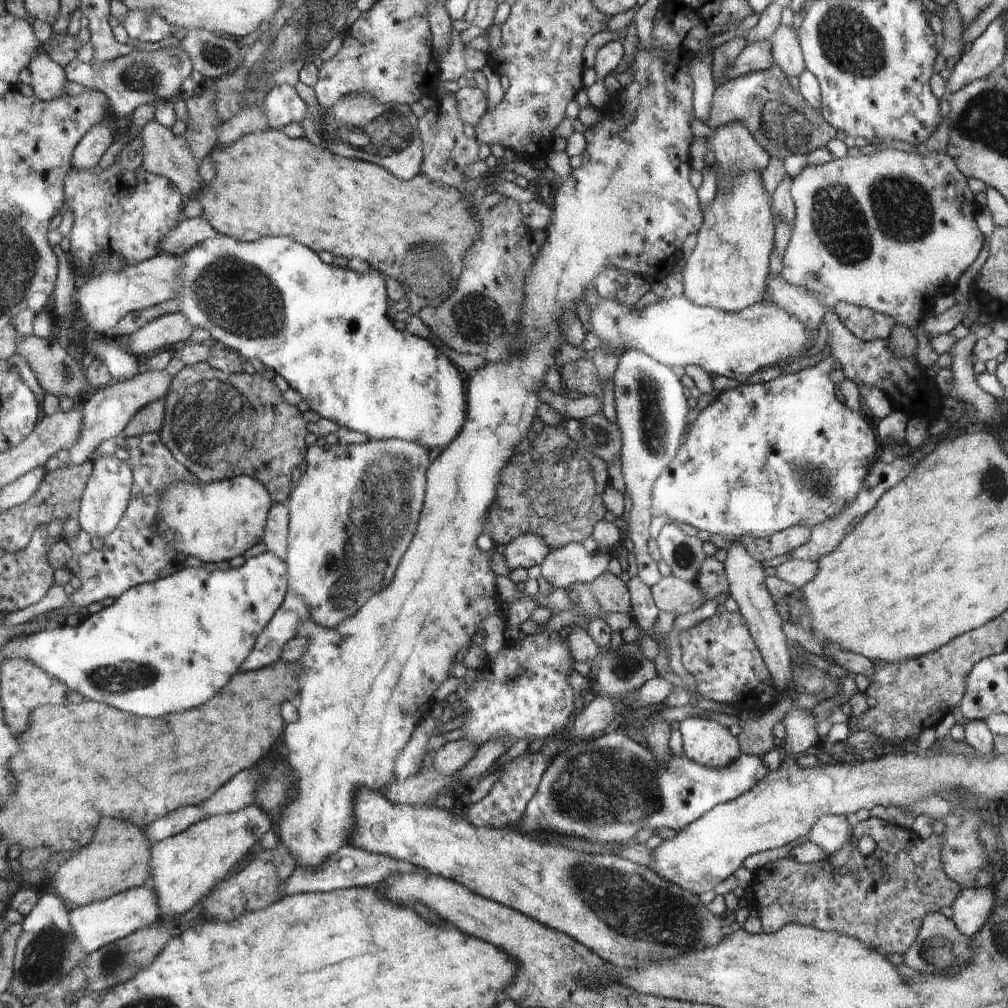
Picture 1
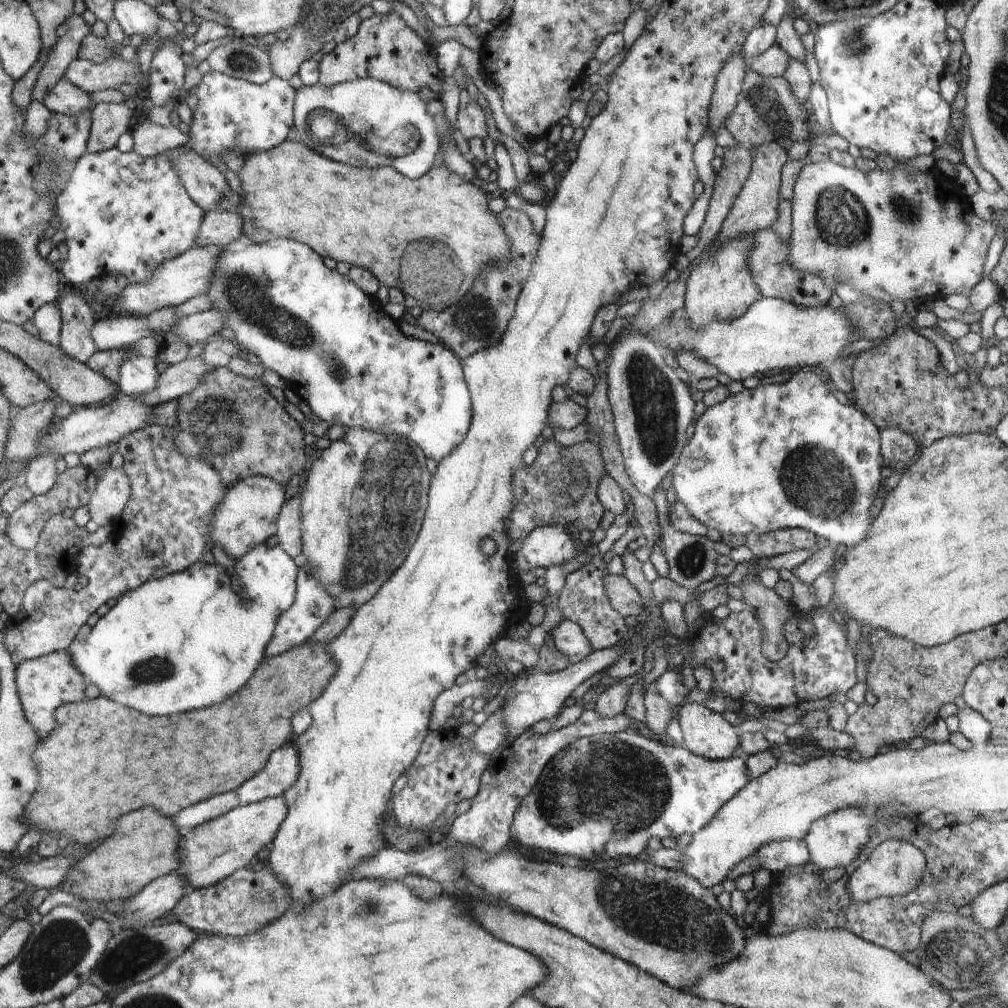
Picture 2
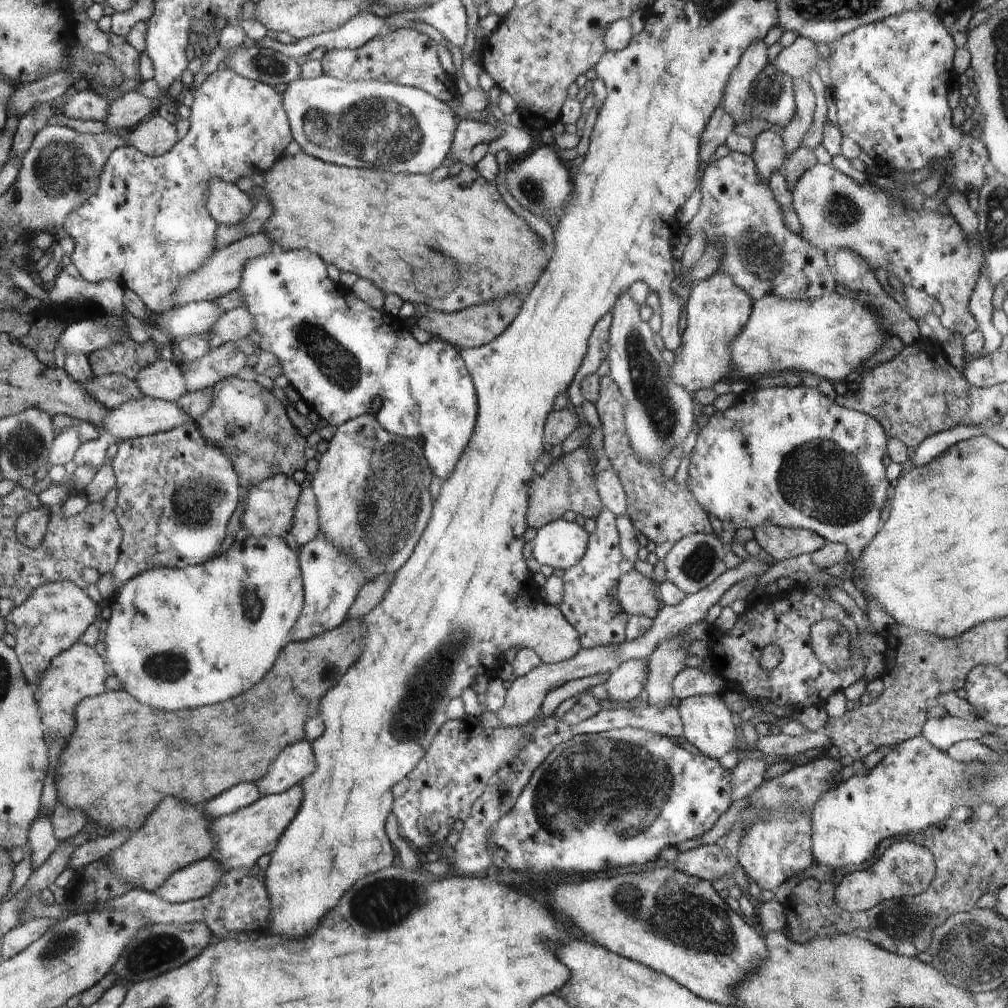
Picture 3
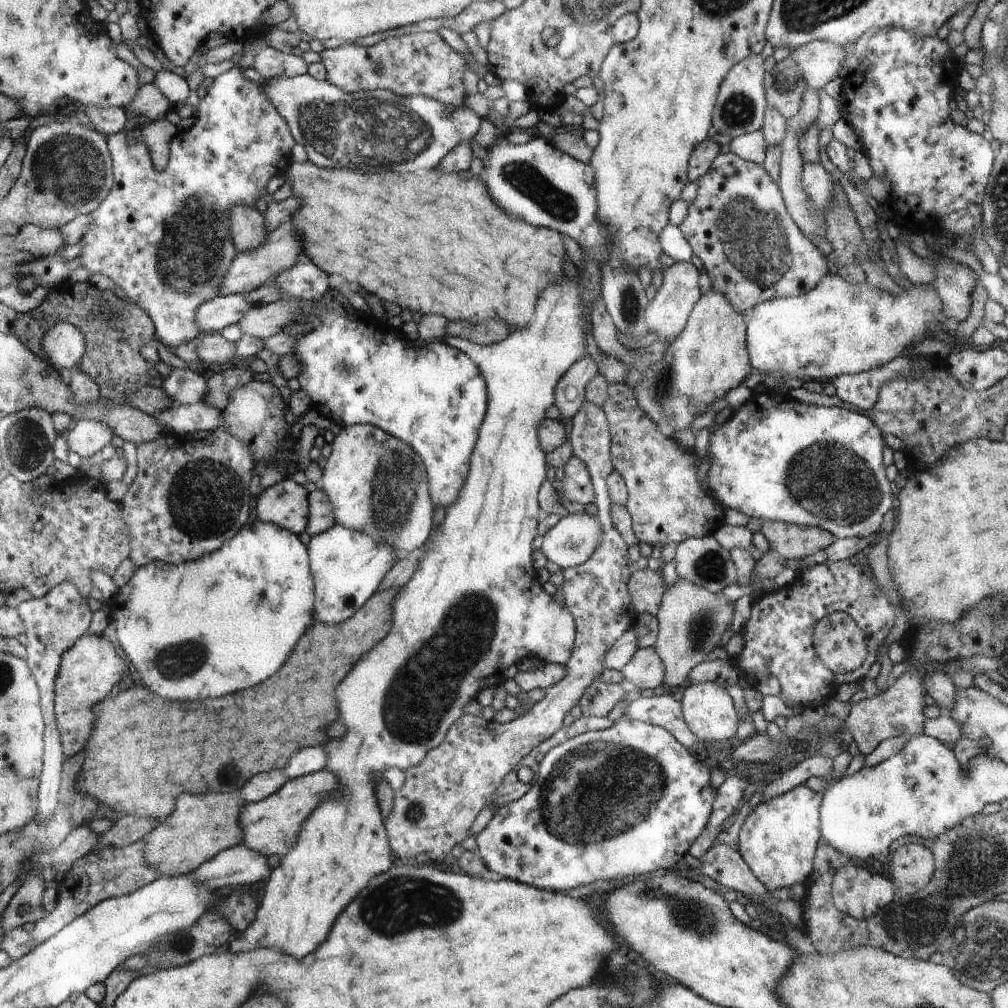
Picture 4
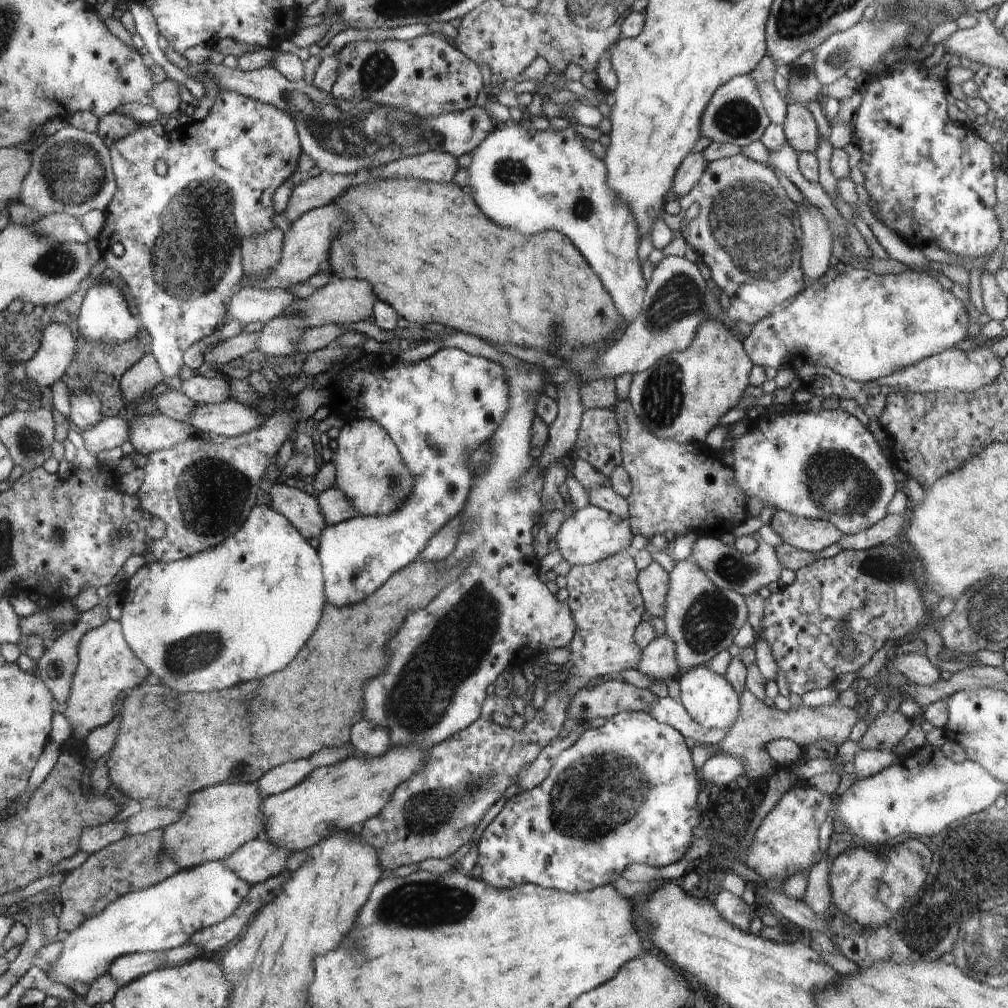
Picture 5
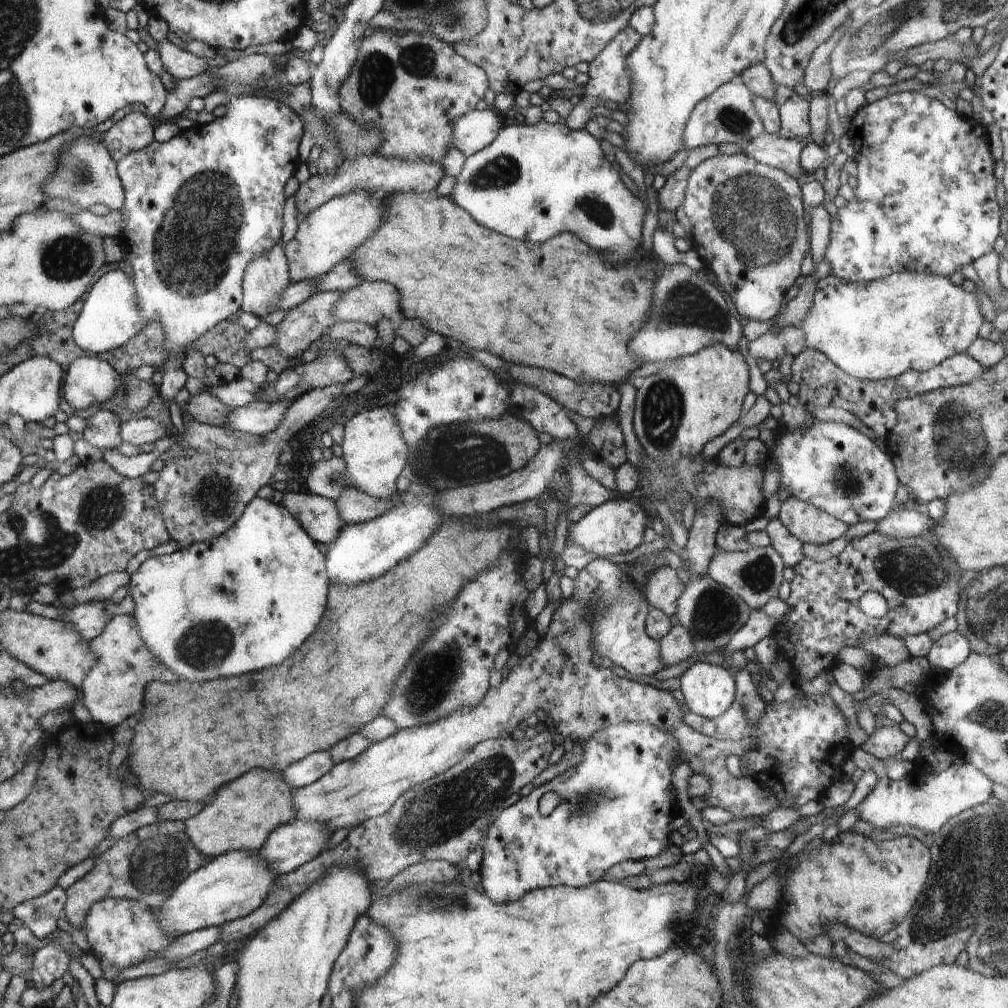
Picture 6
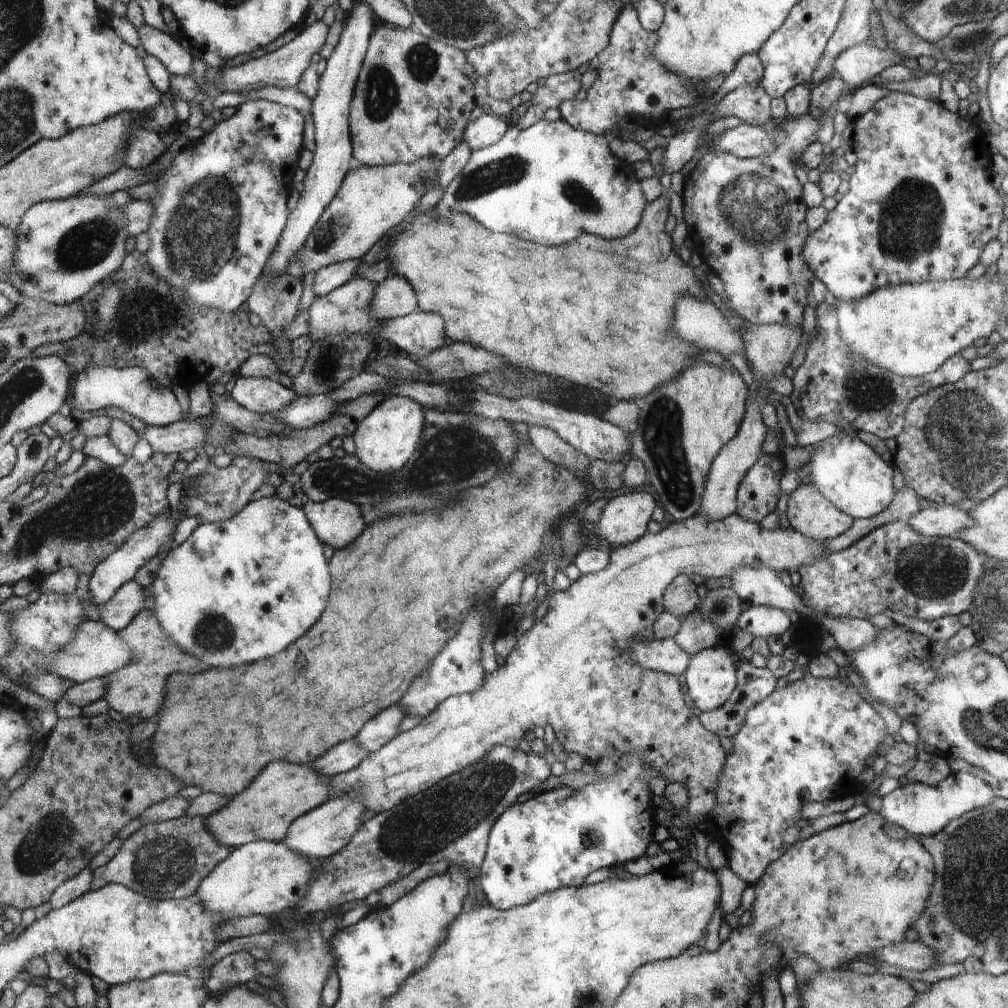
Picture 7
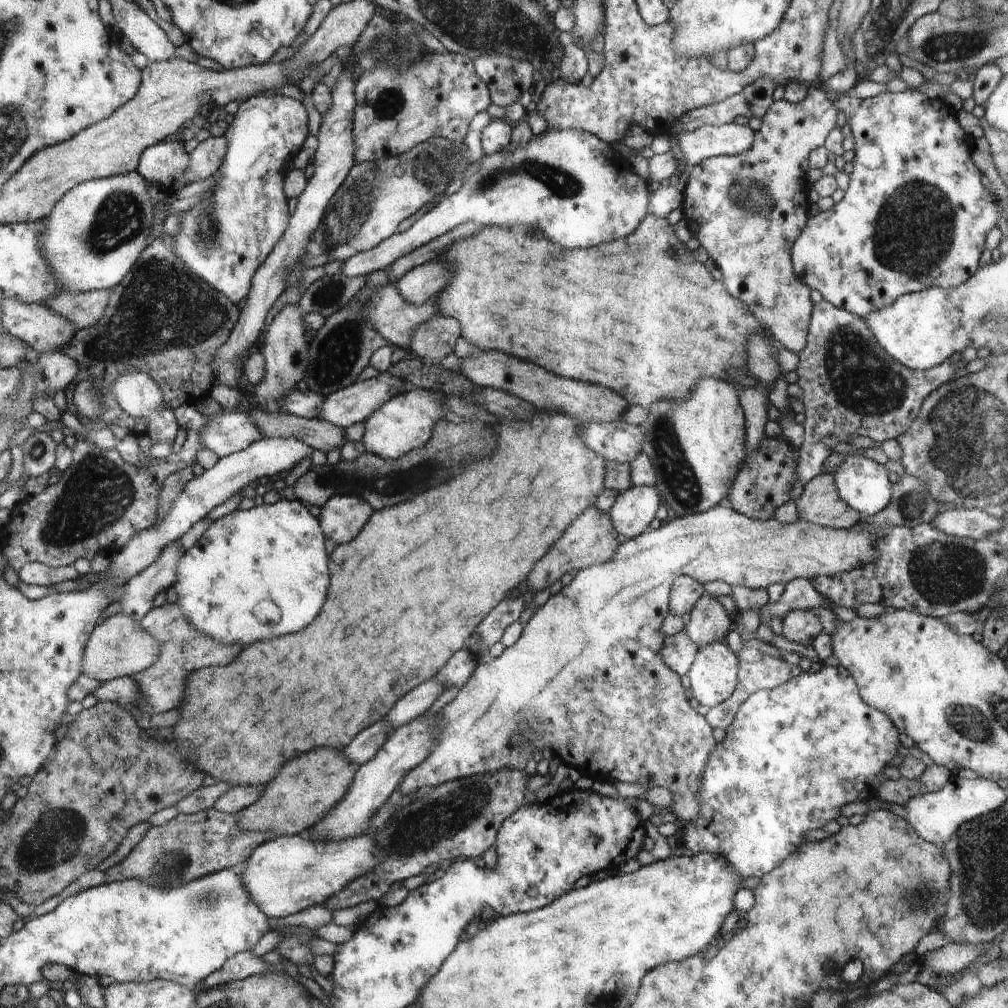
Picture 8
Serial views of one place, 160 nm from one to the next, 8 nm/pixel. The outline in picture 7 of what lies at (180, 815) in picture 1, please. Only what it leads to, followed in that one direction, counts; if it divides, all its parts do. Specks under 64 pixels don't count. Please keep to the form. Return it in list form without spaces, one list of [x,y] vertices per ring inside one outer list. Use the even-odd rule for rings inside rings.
[[[354,737],[328,750],[310,766],[324,779],[355,769],[368,755],[369,750]]]

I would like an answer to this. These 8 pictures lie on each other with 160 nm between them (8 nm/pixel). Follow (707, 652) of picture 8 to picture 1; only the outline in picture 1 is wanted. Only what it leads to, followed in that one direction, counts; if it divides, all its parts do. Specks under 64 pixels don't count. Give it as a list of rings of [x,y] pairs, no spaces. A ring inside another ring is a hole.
[[[687,717],[679,724],[686,757],[710,768],[728,767],[740,754],[736,736],[709,718]]]

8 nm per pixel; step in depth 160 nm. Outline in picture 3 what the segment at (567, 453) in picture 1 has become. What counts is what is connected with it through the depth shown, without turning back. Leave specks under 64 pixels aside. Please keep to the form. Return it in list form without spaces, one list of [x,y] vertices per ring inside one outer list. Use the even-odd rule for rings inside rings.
[[[582,446],[574,452],[563,454],[560,458],[554,459],[552,466],[547,468],[544,476],[533,477],[531,490],[529,491],[530,508],[527,512],[527,525],[530,525],[530,528],[538,530],[556,519],[562,519],[564,512],[576,512],[576,514],[582,514],[586,519],[598,518],[598,515],[604,510],[603,500],[597,488],[596,475],[592,471],[593,462],[587,450],[586,446]]]

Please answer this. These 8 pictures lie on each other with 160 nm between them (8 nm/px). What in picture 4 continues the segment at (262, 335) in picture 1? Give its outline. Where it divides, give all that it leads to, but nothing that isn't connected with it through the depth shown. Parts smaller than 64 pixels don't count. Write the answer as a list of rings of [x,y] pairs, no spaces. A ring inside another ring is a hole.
[[[305,255],[299,257],[299,262],[294,267],[279,275],[275,285],[283,290],[282,299],[304,299],[313,304],[313,312],[310,315],[301,315],[300,322],[312,324],[313,329],[308,334],[300,335],[294,352],[301,364],[301,373],[297,379],[314,402],[312,408],[336,425],[377,425],[384,432],[410,445],[425,463],[433,505],[445,509],[452,506],[468,476],[470,457],[476,448],[487,414],[489,395],[482,368],[461,349],[456,350],[444,340],[423,342],[420,348],[408,340],[401,328],[393,328],[387,323],[386,326],[380,326],[380,322],[372,320],[366,322],[364,318],[360,318],[362,314],[354,310],[346,315],[331,309],[326,311],[321,300],[328,292],[328,273],[318,268]]]

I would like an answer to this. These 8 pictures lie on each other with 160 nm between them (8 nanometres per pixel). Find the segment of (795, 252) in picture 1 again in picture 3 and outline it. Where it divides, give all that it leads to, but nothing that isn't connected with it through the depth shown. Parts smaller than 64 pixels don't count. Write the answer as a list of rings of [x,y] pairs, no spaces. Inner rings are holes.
[[[818,162],[797,180],[791,197],[790,209],[798,215],[802,225],[800,236],[805,241],[824,252],[830,247],[849,248],[863,256],[873,272],[882,267],[887,272],[894,272],[902,284],[924,290],[934,300],[941,302],[944,310],[942,326],[946,330],[959,332],[964,337],[977,330],[976,318],[969,309],[969,300],[977,280],[982,277],[985,256],[979,246],[979,235],[965,236],[951,214],[943,216],[938,211],[932,212],[924,208],[914,211],[905,206],[903,196],[889,196],[870,181],[858,184],[845,173],[838,172],[831,164]]]

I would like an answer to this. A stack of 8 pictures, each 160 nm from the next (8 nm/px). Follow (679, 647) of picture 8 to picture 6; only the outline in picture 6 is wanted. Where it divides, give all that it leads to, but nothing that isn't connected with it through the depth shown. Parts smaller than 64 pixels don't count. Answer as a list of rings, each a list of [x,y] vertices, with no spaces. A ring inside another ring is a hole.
[[[596,558],[579,571],[572,597],[595,608],[595,645],[608,665],[620,665],[634,676],[654,676],[665,666],[659,644],[645,631],[645,614],[649,604],[645,601],[624,565],[616,565],[608,559]]]

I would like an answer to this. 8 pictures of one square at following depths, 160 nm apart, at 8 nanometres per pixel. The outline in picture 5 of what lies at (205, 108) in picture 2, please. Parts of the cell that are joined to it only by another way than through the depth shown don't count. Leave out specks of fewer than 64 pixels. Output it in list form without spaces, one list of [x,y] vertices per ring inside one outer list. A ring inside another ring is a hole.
[[[220,89],[205,120],[193,121],[189,126],[174,130],[162,137],[156,135],[152,127],[144,127],[141,124],[138,125],[137,130],[132,135],[125,136],[124,139],[118,140],[117,143],[108,147],[111,153],[111,165],[113,166],[117,191],[105,212],[105,227],[97,238],[97,245],[102,252],[101,258],[106,260],[106,266],[118,271],[122,280],[126,282],[130,294],[134,296],[134,302],[136,302],[136,308],[138,308],[136,316],[151,336],[151,352],[156,357],[164,376],[180,374],[185,366],[183,361],[184,351],[195,342],[201,341],[204,337],[209,337],[220,326],[220,322],[226,318],[226,306],[229,306],[231,300],[240,291],[240,283],[242,283],[244,277],[244,272],[242,272],[243,262],[240,262],[240,240],[242,238],[246,240],[252,236],[262,235],[274,230],[274,224],[272,224],[272,216],[274,216],[272,194],[280,184],[284,184],[294,174],[298,158],[300,158],[299,134],[295,124],[293,117],[274,105],[242,96],[234,91]],[[158,159],[162,159],[167,164],[165,175],[159,175],[155,170],[155,162]],[[206,204],[208,204],[208,228],[220,228],[220,230],[206,230]]]

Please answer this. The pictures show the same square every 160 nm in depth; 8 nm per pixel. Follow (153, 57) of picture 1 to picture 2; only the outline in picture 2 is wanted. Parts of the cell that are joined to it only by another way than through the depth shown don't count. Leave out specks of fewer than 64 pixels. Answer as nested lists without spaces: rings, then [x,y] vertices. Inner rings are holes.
[[[118,58],[108,59],[100,64],[86,59],[74,59],[65,74],[67,79],[89,94],[102,89],[117,90],[121,84],[142,88],[145,79],[141,76],[135,61]]]

